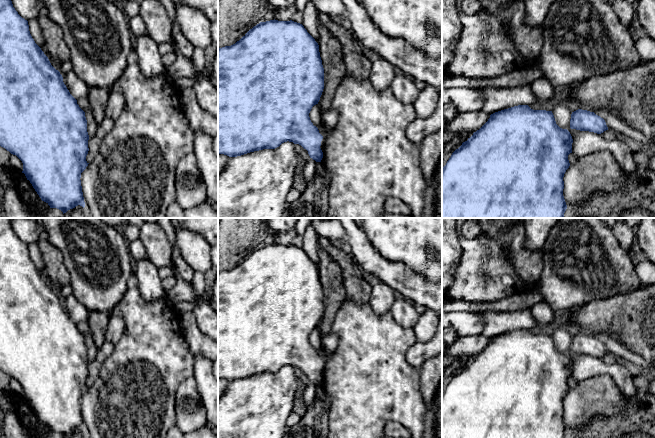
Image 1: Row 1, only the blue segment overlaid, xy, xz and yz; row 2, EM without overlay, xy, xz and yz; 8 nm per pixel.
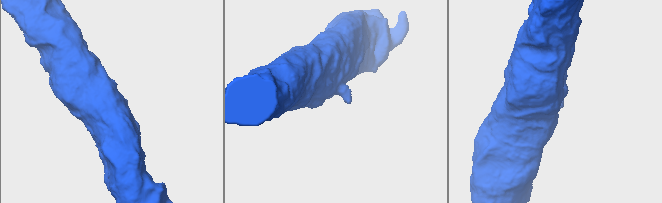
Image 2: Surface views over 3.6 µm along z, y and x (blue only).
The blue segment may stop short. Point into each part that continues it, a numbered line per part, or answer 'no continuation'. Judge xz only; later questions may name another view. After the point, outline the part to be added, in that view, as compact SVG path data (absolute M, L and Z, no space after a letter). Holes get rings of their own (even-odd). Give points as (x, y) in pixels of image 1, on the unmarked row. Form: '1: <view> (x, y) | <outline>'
1: xz (325, 355) | M324 349L319 353L319 357L323 361L329 360L332 357L332 355L333 355L333 351L328 351Z

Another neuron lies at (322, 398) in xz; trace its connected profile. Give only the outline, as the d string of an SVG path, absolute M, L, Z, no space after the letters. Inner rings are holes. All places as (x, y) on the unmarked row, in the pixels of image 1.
M317 386L316 398L317 398L317 403L319 403L319 404L328 404L329 403L329 397L323 391L321 386Z

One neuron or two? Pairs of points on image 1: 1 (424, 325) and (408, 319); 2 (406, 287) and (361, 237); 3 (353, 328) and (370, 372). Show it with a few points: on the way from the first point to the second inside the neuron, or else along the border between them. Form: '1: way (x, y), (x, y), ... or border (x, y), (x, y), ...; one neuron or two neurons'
1: border (419, 315), (417, 323), (412, 328); two neurons
2: way (393, 274), (386, 271), (365, 250); one neuron
3: way (364, 339), (370, 345), (370, 361); one neuron

